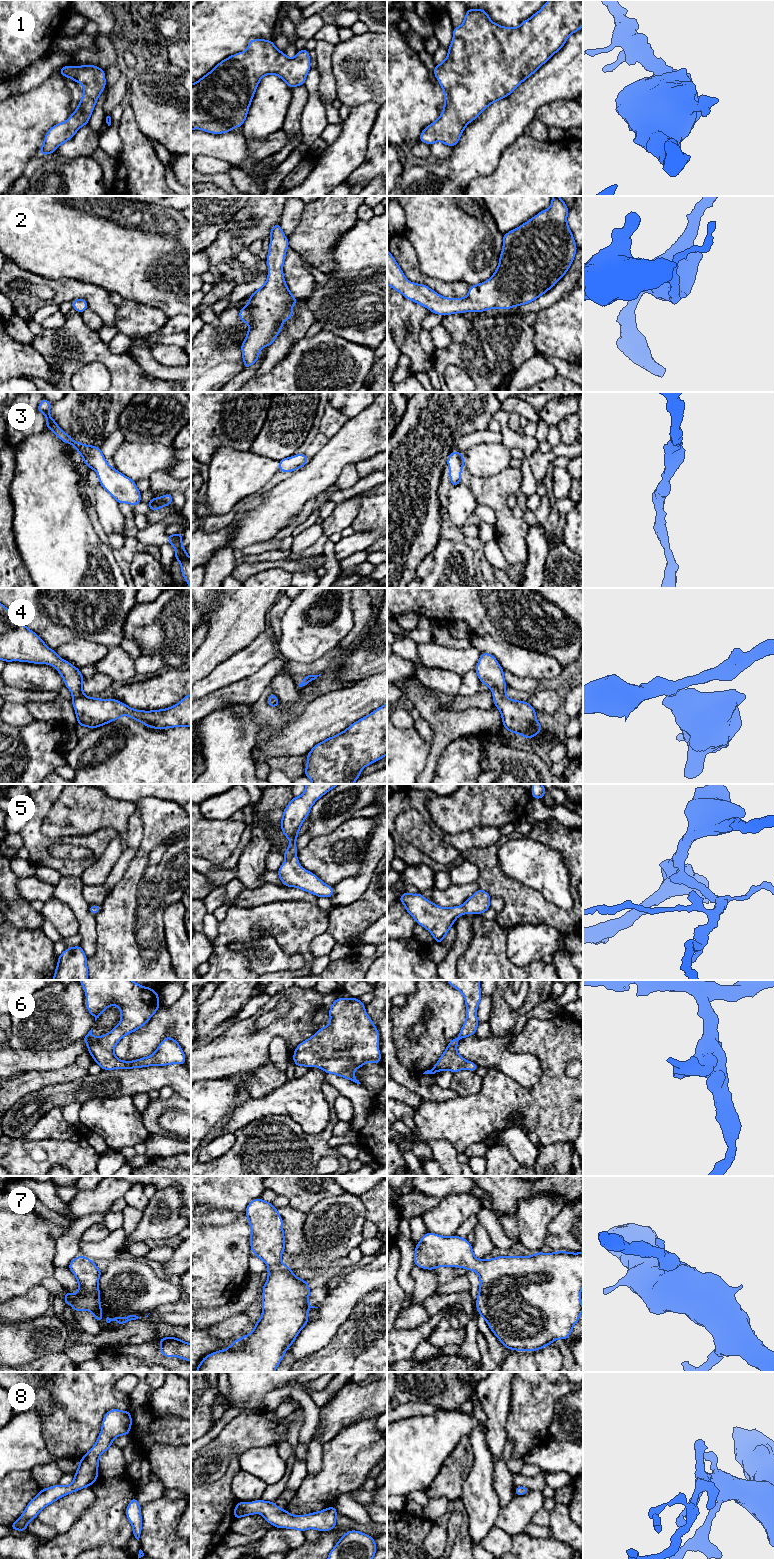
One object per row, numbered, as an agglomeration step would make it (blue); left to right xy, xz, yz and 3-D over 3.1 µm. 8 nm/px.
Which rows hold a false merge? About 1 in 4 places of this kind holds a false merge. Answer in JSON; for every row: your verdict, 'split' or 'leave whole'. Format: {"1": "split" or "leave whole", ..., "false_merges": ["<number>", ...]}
{"1": "leave whole", "2": "leave whole", "3": "leave whole", "4": "leave whole", "5": "leave whole", "6": "leave whole", "7": "leave whole", "8": "leave whole", "false_merges": []}

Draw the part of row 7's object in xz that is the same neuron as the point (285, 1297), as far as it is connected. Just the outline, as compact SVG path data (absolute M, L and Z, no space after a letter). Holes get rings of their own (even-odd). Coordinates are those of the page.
M256 1198L247 1206L245 1215L251 1227L251 1252L268 1266L268 1279L262 1288L262 1316L251 1333L233 1341L227 1349L204 1357L196 1372L275 1372L298 1333L309 1323L308 1310L318 1308L309 1304L310 1282L295 1276L290 1267L281 1262L285 1237L277 1209L272 1203Z

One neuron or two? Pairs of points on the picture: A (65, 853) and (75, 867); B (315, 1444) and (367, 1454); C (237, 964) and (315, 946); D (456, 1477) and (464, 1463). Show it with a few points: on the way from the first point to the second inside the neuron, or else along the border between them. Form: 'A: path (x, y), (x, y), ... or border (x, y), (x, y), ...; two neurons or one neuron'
A: border (48, 851), (61, 859), (93, 856); two neurons
B: border (322, 1444), (321, 1469); two neurons
C: border (326, 931), (310, 943), (314, 957); two neurons
D: path (456, 1474), (456, 1471), (461, 1466); one neuron

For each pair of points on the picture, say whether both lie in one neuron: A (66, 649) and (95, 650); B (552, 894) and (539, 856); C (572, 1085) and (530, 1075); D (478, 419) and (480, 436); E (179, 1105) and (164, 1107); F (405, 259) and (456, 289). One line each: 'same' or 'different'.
A: same
B: same
C: different
D: different
E: same
F: same

